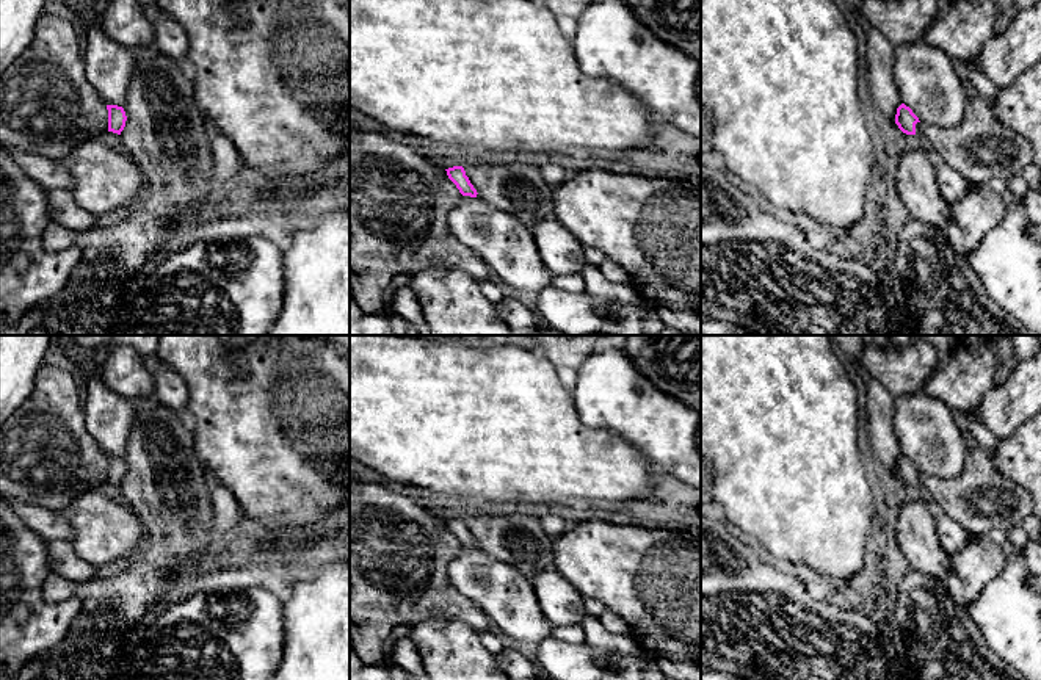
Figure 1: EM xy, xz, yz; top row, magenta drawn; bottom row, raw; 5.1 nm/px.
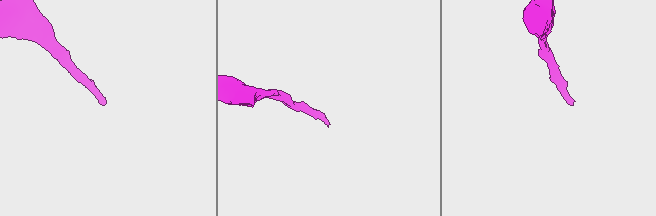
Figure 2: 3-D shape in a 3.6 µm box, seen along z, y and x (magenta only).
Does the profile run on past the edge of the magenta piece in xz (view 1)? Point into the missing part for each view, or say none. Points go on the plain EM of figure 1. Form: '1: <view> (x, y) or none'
1: none

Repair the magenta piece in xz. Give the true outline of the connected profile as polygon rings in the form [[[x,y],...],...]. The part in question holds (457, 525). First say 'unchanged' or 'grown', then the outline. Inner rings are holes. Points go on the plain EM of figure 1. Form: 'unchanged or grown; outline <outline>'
unchanged; outline [[[453,517],[445,522],[448,530],[456,536],[456,539],[462,547],[477,548],[478,544],[470,534],[469,528],[466,526],[466,522],[462,517]]]

